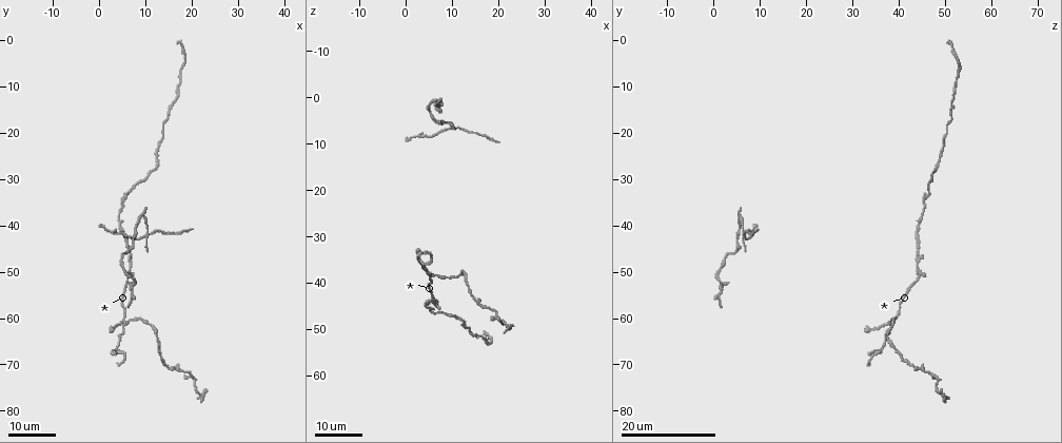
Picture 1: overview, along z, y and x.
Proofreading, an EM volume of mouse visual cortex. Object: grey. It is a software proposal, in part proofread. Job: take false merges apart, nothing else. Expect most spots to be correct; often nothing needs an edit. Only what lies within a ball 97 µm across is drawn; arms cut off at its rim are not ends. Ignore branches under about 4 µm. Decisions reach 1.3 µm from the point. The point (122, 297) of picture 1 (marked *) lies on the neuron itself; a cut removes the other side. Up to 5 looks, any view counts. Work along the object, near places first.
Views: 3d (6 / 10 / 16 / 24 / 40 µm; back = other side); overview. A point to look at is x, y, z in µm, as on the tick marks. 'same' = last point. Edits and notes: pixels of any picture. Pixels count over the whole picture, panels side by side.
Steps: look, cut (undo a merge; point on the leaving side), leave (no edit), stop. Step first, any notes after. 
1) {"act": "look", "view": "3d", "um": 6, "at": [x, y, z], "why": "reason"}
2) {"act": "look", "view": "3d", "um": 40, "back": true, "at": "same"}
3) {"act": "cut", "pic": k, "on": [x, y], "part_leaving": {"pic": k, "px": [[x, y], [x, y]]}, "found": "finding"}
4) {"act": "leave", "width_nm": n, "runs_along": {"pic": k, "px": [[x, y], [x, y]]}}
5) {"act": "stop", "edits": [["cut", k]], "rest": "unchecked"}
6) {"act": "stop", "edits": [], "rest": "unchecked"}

{"act": "look", "view": "3d", "um": 16, "at": [6.0, 33.5, 46.0], "why": "calibre changes"}

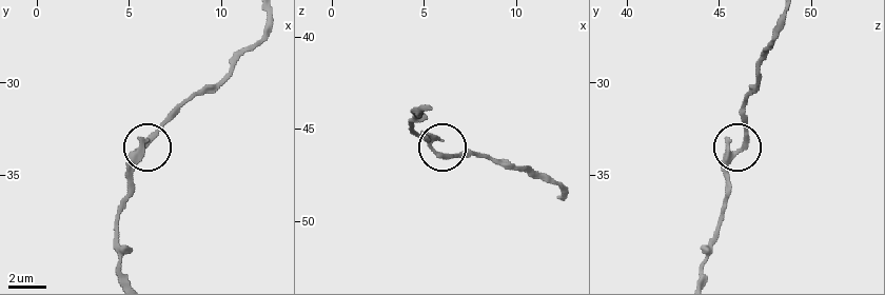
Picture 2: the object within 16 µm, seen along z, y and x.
{"act": "look", "view": "3d", "um": 10, "at": [5.7, 33.4, 46.3], "why": "zoom in"}

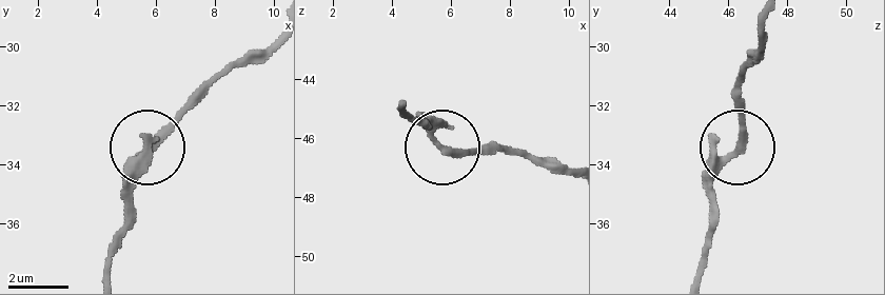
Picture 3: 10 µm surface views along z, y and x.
{"act": "leave", "arms": 3, "runs_along": {"pic": 3, "px": [[402, 104], [448, 146], [513, 152]]}, "found": "all the same neuron"}

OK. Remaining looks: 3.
{"act": "look", "view": "3d", "um": 16, "at": [4.5, 40.5, 43.5], "why": "narrows sharply"}

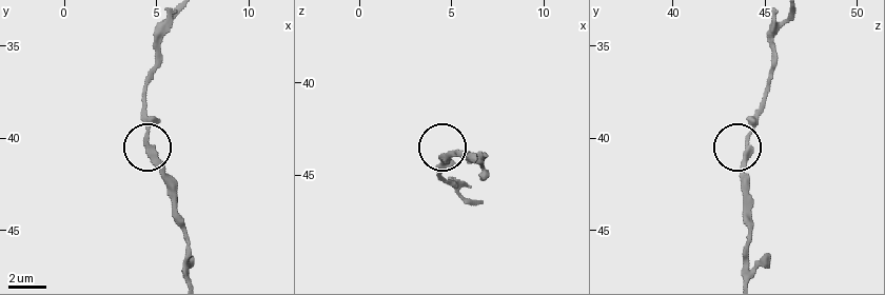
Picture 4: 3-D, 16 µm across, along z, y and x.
{"act": "look", "view": "3d", "um": 10, "at": [4.4, 40.0, 44.2]}

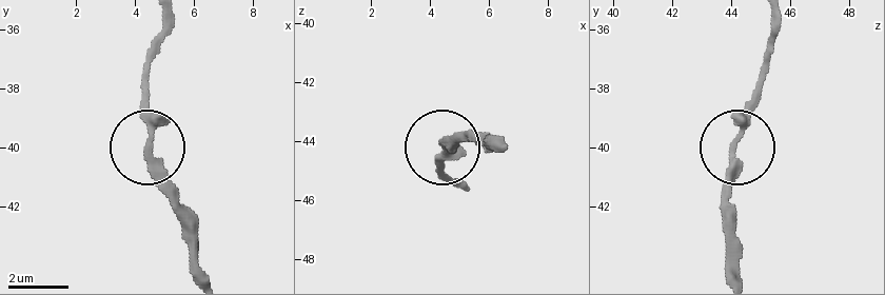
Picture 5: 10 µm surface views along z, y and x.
{"act": "leave", "width_nm": 240, "runs_along": {"pic": 5, "px": [[203, 274], [196, 220], [145, 138], [145, 80]]}, "found": "one neuron here"}

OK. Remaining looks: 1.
{"act": "stop", "edits": [], "rest": "unchecked"}

